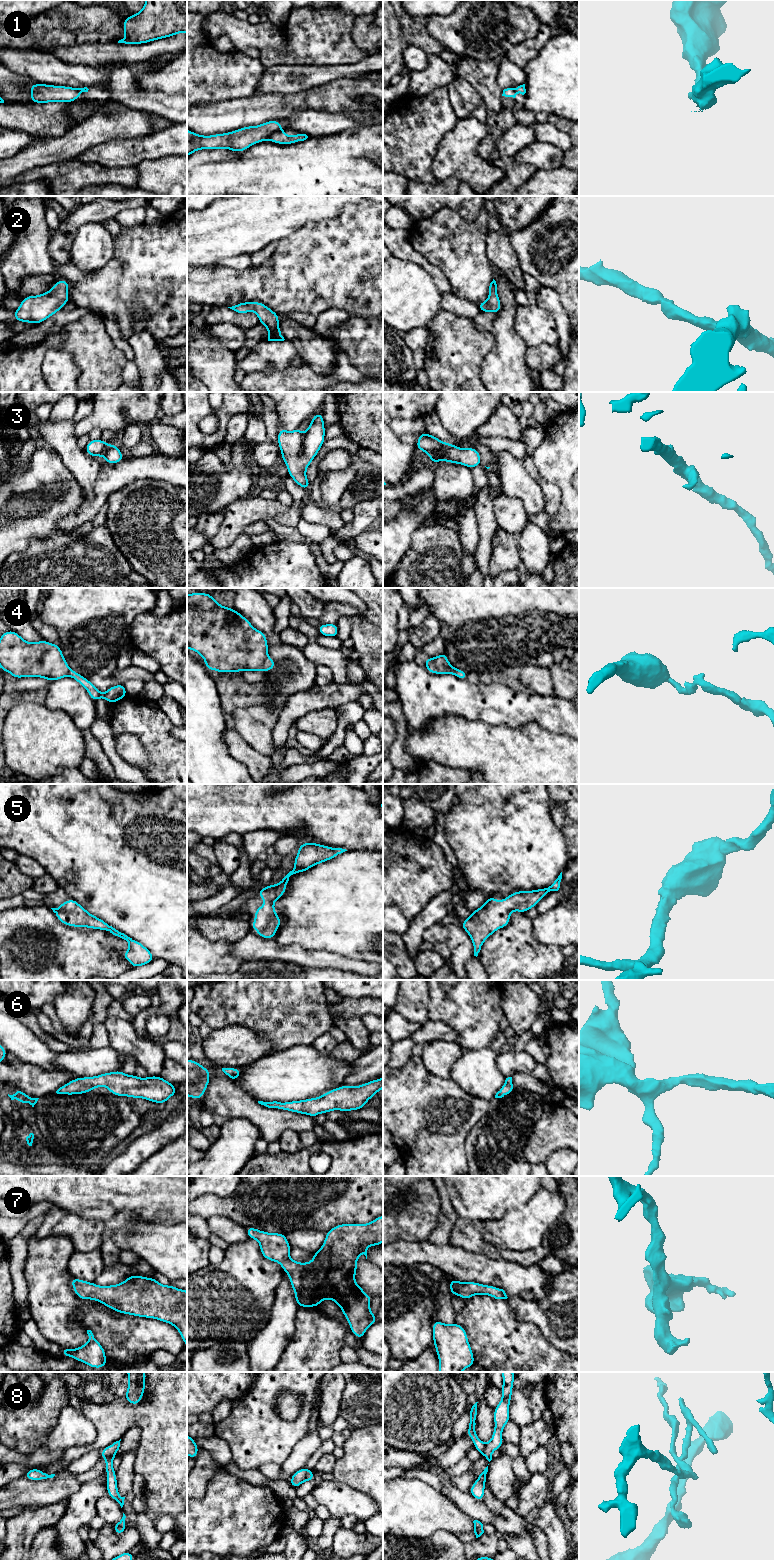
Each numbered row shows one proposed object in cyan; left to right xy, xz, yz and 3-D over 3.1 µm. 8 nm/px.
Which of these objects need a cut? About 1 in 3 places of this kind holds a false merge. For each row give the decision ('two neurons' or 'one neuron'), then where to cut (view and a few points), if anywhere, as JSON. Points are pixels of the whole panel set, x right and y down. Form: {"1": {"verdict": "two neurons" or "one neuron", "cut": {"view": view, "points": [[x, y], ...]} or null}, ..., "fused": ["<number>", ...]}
{"1": {"verdict": "two neurons", "cut": {"view": "xz", "points": [[282, 129], [274, 132], [268, 139]]}}, "2": {"verdict": "one neuron", "cut": null}, "3": {"verdict": "one neuron", "cut": null}, "4": {"verdict": "two neurons", "cut": {"view": "xz", "points": [[267, 655], [261, 669]]}}, "5": {"verdict": "one neuron", "cut": null}, "6": {"verdict": "one neuron", "cut": null}, "7": {"verdict": "one neuron", "cut": null}, "8": {"verdict": "two neurons", "cut": {"view": "xz", "points": [[312, 1470], [306, 1475], [305, 1479]]}}, "fused": ["1", "4", "8"]}

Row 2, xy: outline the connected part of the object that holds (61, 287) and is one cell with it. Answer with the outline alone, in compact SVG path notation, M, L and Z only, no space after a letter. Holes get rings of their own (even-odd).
M58 280L47 292L21 299L20 307L13 310L14 319L17 322L42 323L69 302L69 286L67 280Z

